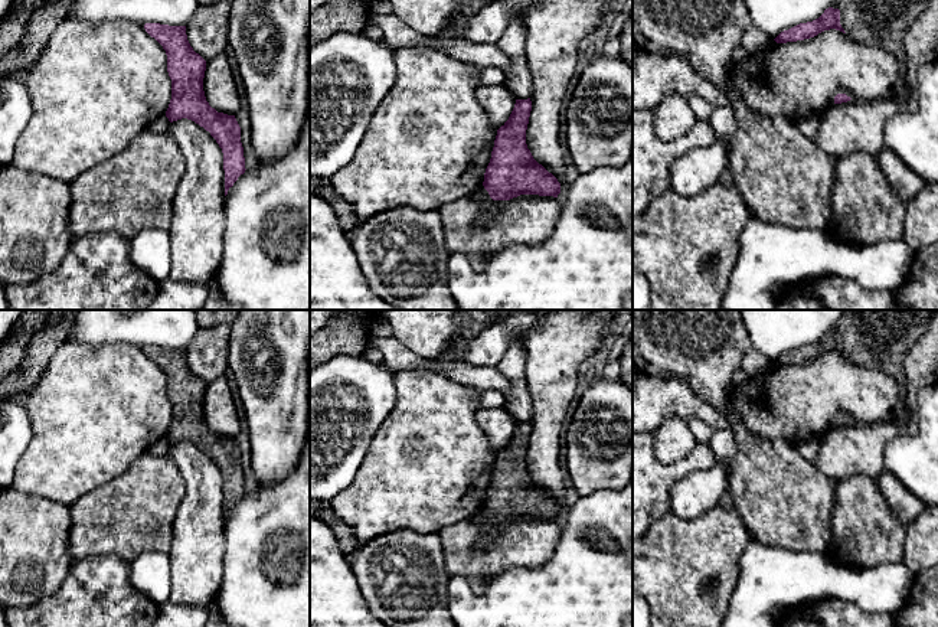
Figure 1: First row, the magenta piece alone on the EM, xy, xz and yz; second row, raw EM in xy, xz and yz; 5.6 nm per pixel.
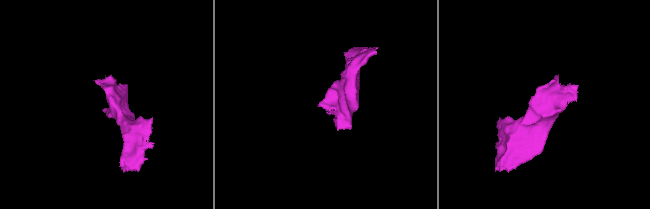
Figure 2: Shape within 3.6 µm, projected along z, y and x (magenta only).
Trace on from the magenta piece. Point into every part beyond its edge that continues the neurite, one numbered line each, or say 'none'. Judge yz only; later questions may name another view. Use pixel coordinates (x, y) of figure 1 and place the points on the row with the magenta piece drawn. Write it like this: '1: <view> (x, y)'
1: yz (883, 23)

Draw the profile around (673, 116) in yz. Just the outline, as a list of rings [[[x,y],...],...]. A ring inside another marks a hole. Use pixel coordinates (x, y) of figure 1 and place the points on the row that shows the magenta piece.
[[[667,95],[654,110],[656,135],[661,141],[670,141],[689,133],[699,121],[687,98]]]

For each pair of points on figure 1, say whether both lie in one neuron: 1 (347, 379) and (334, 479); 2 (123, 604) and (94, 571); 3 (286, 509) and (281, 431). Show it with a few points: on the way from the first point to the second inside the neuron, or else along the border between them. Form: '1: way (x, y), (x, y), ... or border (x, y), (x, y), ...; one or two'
1: way (342, 402), (334, 410), (334, 454); one
2: way (114, 596), (98, 580); one
3: border (294, 469), (278, 482), (258, 485); two

